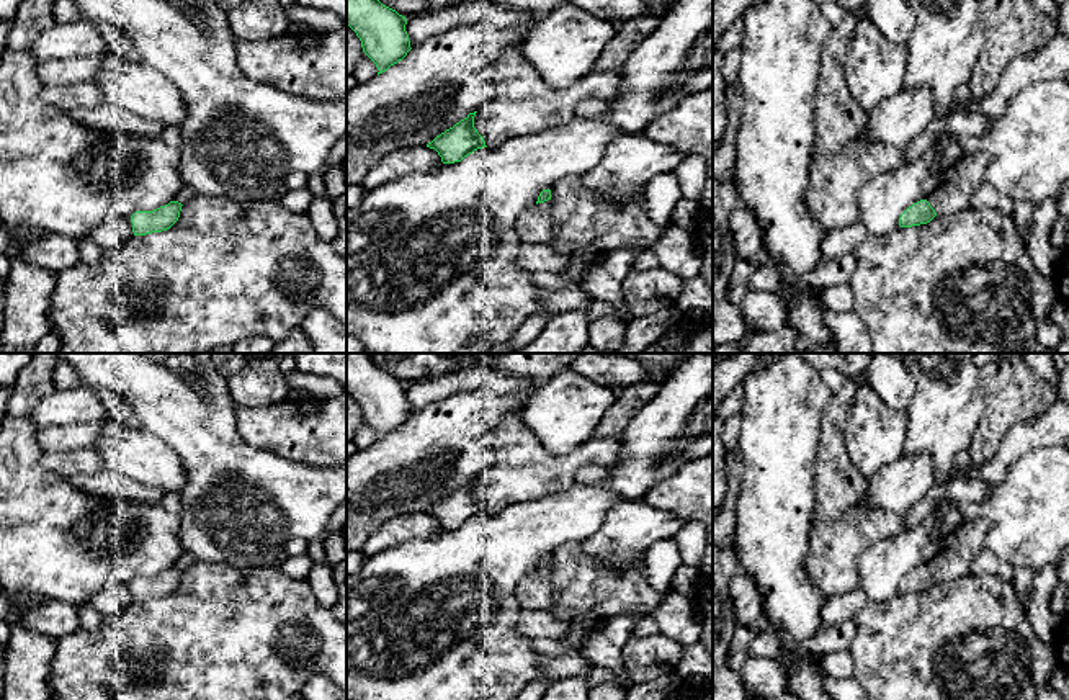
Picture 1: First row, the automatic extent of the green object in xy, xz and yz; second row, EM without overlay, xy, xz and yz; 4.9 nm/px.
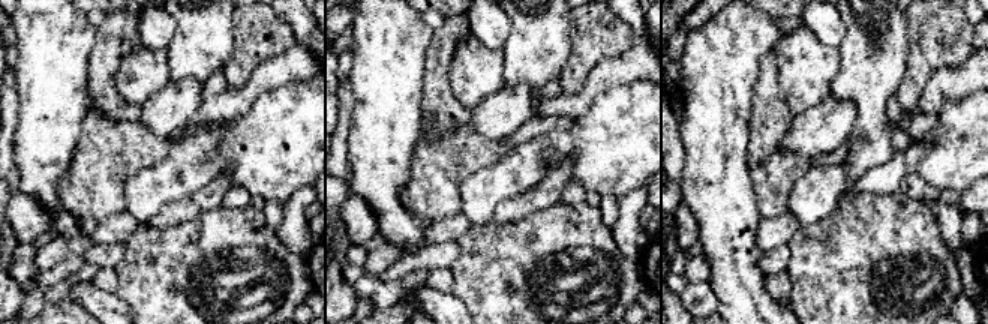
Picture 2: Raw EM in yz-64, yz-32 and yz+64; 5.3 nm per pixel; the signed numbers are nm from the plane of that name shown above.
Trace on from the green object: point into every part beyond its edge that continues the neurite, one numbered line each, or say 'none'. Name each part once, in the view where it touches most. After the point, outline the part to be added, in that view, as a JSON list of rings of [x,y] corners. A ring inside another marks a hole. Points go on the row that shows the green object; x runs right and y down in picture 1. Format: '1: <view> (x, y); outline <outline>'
1: xz (536, 226); outline [[[552,200],[526,209],[515,227],[521,244],[551,245],[556,237]]]

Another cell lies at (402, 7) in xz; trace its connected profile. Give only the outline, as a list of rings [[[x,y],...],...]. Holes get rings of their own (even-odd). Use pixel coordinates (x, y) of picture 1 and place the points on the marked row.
[[[379,0],[382,5],[396,10],[402,16],[423,11],[438,13],[445,8],[466,5],[476,0]]]

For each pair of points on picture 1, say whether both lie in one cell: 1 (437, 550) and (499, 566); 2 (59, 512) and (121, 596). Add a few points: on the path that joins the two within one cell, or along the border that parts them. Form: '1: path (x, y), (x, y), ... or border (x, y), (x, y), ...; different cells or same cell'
1: path (451, 556), (484, 558); same cell
2: border (129, 583), (108, 584), (89, 602); different cells

